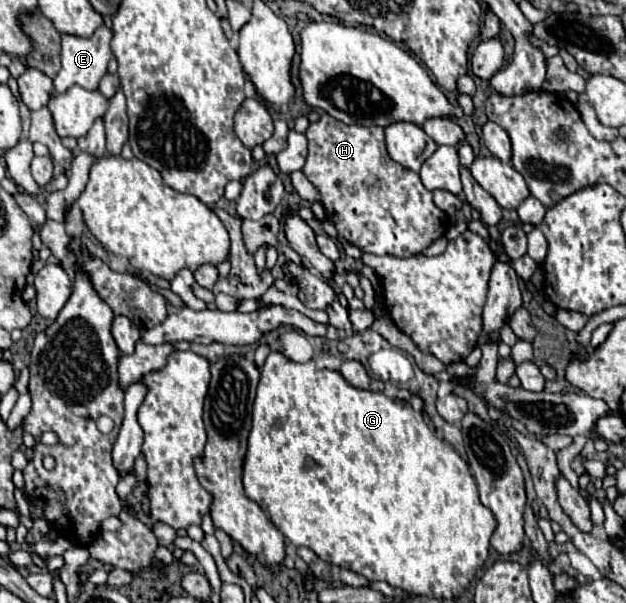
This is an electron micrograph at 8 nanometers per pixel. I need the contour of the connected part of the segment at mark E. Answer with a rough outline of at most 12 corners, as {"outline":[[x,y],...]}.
{"outline":[[112,31],[62,35],[60,95],[72,85],[96,91],[112,59]]}

